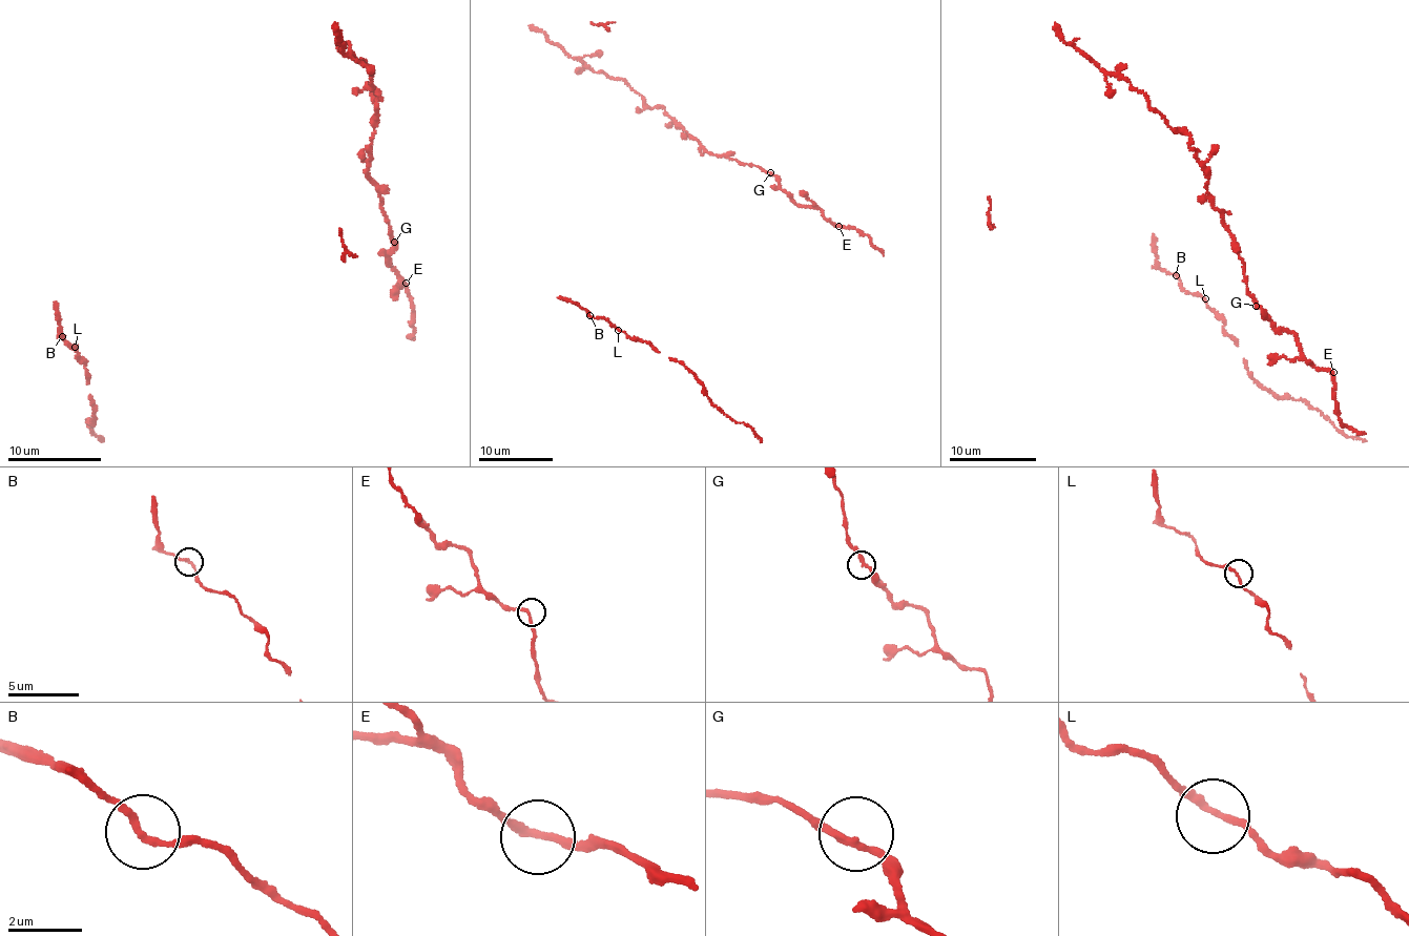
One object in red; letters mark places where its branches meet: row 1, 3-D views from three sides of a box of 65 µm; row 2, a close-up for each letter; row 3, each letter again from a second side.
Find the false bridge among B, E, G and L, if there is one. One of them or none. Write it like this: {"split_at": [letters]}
{"split_at": []}

